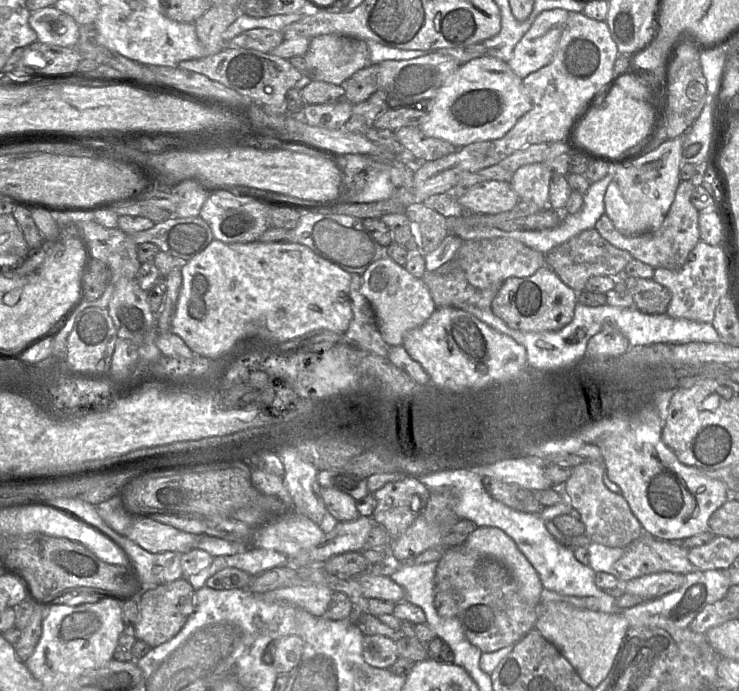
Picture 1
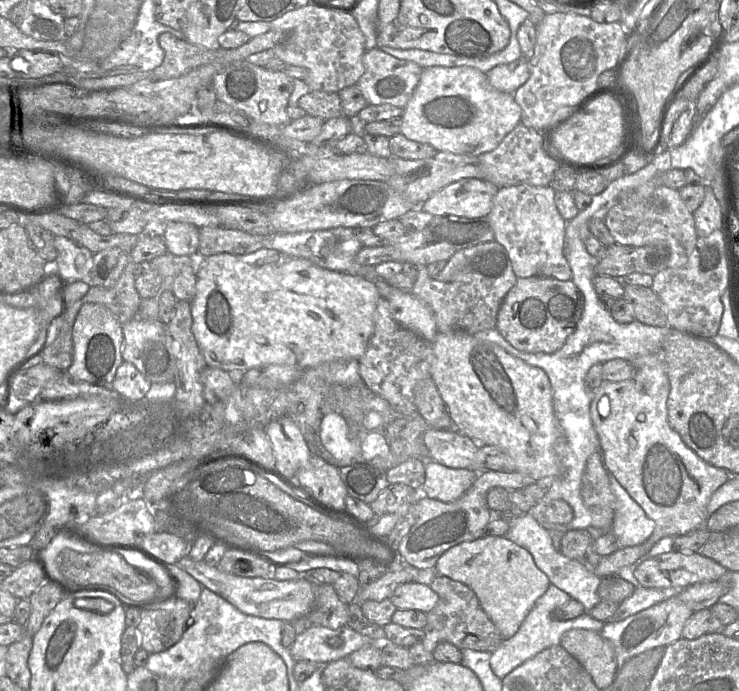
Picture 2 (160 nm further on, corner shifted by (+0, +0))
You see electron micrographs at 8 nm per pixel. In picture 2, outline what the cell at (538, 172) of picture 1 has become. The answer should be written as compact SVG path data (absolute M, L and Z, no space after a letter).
M519 184L499 188L493 198L493 207L487 215L494 233L494 240L505 247L513 271L518 278L533 276L549 277L558 280L571 280L572 270L564 255L564 241L567 221L561 216L555 204L555 190L550 186Z

